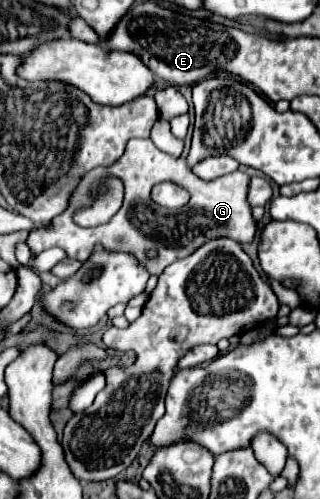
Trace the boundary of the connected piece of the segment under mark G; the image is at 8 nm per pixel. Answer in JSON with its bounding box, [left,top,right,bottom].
[28,139,260,275]

